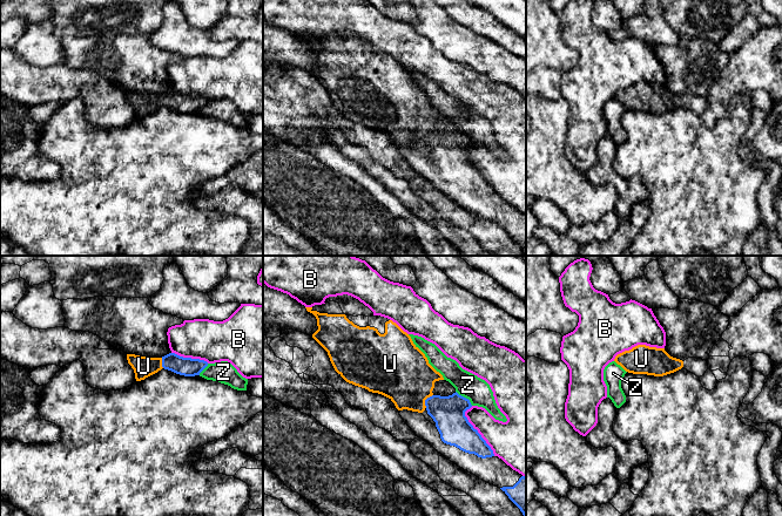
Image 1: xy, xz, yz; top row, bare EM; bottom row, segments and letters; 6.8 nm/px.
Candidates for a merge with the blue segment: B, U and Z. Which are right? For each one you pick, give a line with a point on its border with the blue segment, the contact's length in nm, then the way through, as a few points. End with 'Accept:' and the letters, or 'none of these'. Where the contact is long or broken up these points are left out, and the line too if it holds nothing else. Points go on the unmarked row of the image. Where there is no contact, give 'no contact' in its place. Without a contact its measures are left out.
U: contact xz (425, 137); length 110 nm; way xz (447, 149), (425, 137), (402, 109)
Accept: U

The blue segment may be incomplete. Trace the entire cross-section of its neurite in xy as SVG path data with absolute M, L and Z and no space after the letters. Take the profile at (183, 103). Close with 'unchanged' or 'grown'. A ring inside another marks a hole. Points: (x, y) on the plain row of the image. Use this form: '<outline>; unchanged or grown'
M169 90L162 95L140 94L127 91L128 101L135 110L136 118L157 110L162 106L184 114L195 114L208 103L208 100L200 96L183 95L175 90Z; grown

